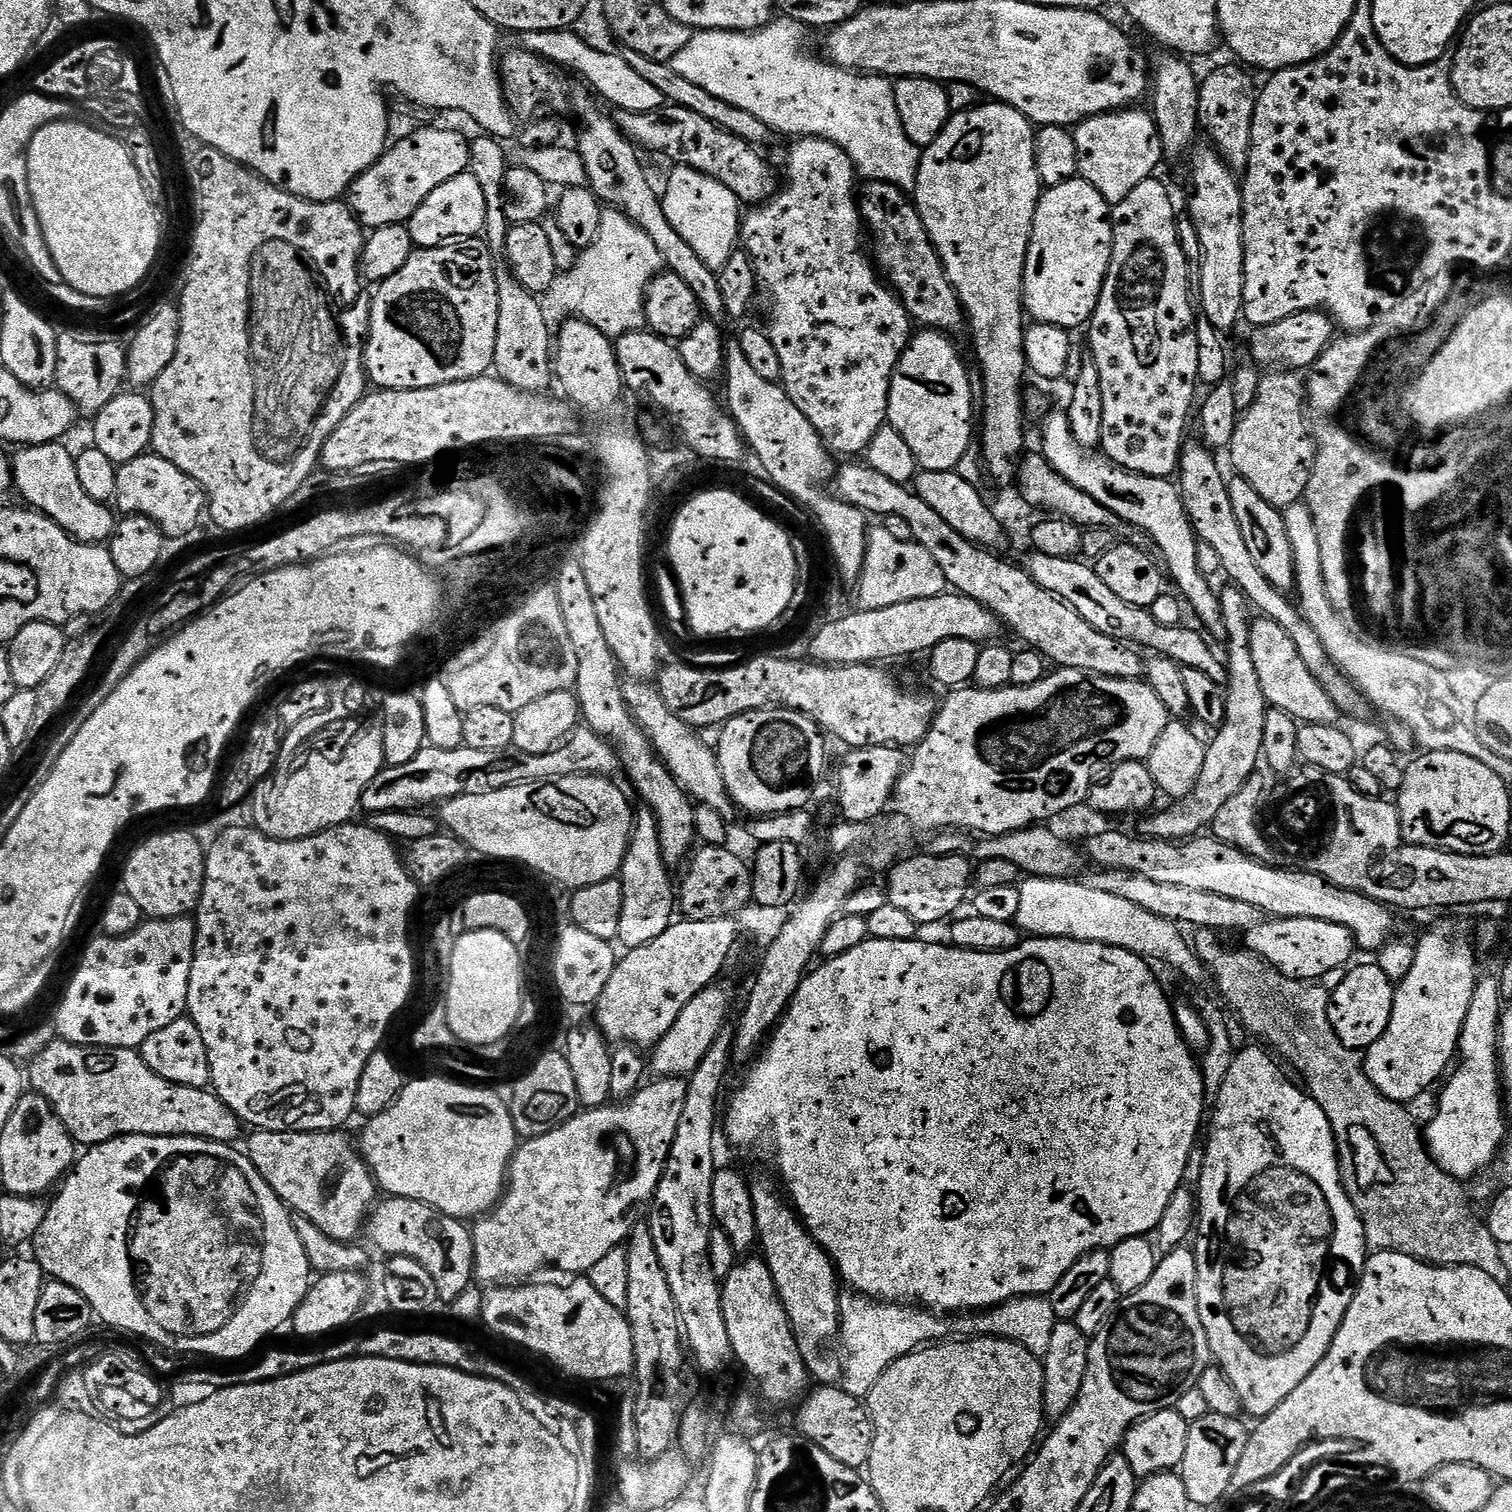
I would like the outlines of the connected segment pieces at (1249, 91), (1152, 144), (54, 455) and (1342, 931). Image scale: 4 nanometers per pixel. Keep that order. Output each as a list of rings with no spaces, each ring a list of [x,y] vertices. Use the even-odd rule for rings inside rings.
[[[1235,63],[1225,68],[1216,68],[1208,77],[1200,80],[1200,93],[1198,94],[1198,118],[1203,135],[1208,135],[1211,143],[1220,154],[1220,159],[1240,174],[1247,169],[1252,145],[1252,127],[1254,126],[1254,110],[1258,84],[1255,84],[1243,67]],[[1240,67],[1240,68],[1235,68]]]
[[[1121,110],[1104,112],[1075,125],[1072,137],[1078,146],[1079,179],[1090,182],[1109,206],[1122,202],[1142,182],[1157,175],[1156,167],[1164,160],[1160,135],[1151,111]]]
[[[57,442],[21,447],[17,451],[20,453],[11,457],[15,491],[24,495],[25,505],[51,518],[75,540],[81,540],[84,544],[104,544],[111,541],[118,523],[117,513],[108,504],[99,504],[97,500],[90,498],[90,494],[86,494],[86,490],[82,490],[75,455],[71,451],[68,453],[64,446]]]
[[[1297,916],[1268,918],[1260,926],[1245,931],[1242,938],[1247,951],[1263,958],[1267,964],[1286,974],[1286,978],[1305,982],[1320,982],[1323,976],[1331,972],[1339,973],[1349,963],[1347,960],[1351,958],[1352,951],[1356,952],[1358,948],[1352,932],[1346,930],[1346,926],[1329,920]]]

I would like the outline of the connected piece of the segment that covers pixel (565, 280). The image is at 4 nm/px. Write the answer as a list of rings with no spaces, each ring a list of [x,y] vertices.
[[[604,210],[598,238],[591,246],[579,253],[575,266],[569,272],[556,275],[546,293],[546,304],[552,312],[553,310],[568,312],[564,314],[590,322],[609,338],[624,336],[627,332],[639,332],[646,324],[644,295],[648,293],[648,284],[655,276],[660,275],[663,268],[664,259],[658,246],[654,246],[654,242],[650,242],[650,234],[642,231],[627,212]]]

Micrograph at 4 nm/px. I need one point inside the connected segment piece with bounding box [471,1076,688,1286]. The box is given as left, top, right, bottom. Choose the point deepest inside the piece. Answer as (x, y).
(573, 1194)

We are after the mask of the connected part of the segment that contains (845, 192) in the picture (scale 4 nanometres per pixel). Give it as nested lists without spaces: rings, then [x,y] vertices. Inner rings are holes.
[[[805,136],[797,139],[792,148],[792,161],[788,164],[788,188],[781,187],[771,200],[765,204],[753,207],[752,212],[743,217],[739,235],[742,237],[743,251],[752,259],[756,271],[756,283],[761,293],[768,292],[768,320],[766,331],[770,342],[774,342],[774,350],[778,350],[780,363],[780,380],[788,397],[810,418],[810,426],[818,430],[825,444],[833,453],[841,452],[844,458],[856,458],[859,454],[867,453],[870,438],[878,434],[880,428],[885,427],[888,418],[888,395],[892,385],[892,375],[896,364],[903,354],[908,341],[914,335],[914,321],[904,308],[904,303],[891,287],[882,279],[879,271],[874,267],[873,261],[864,252],[860,252],[860,228],[862,232],[862,217],[858,203],[858,173],[852,164],[852,159],[834,142],[823,140],[817,136]]]

